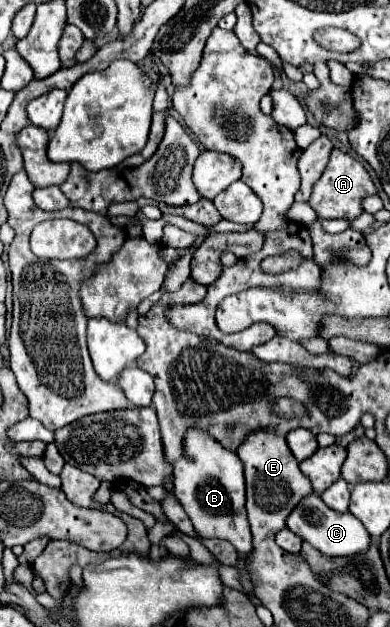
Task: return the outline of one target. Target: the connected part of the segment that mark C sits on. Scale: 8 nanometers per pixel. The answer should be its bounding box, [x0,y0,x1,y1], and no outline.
[286,493,370,557]

